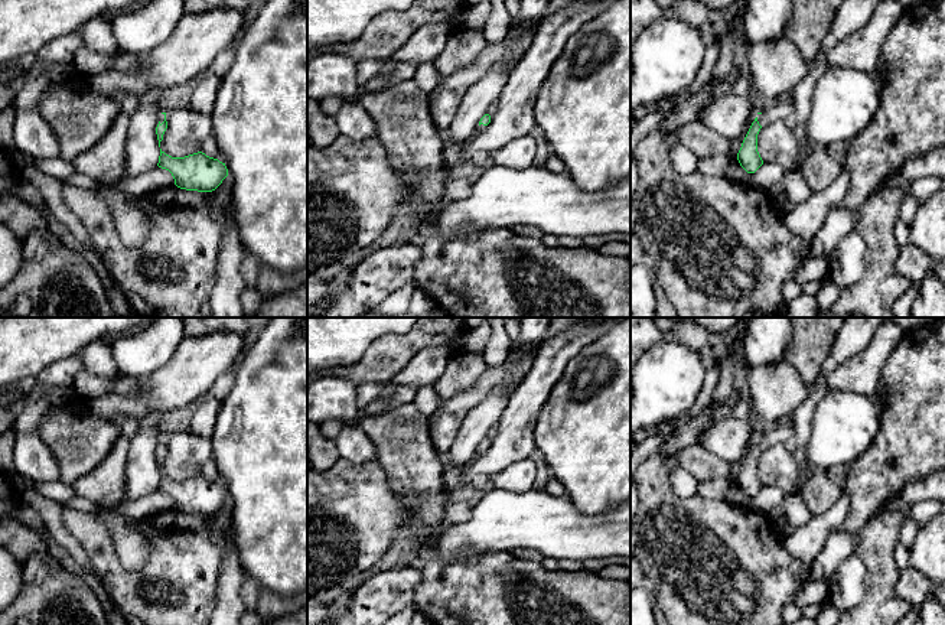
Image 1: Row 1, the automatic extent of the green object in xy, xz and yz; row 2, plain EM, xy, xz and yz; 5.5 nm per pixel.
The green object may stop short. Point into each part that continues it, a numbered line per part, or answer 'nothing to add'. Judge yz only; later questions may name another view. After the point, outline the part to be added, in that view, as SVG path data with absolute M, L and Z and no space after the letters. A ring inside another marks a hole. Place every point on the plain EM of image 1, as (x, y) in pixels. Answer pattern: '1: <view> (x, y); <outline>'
1: yz (782, 432); M788 419L768 433L765 433L762 437L757 437L757 445L760 449L765 449L775 443L785 443L789 437L794 436L794 420Z

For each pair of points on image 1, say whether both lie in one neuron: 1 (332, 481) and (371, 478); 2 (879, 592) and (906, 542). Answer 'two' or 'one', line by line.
1: one
2: two

